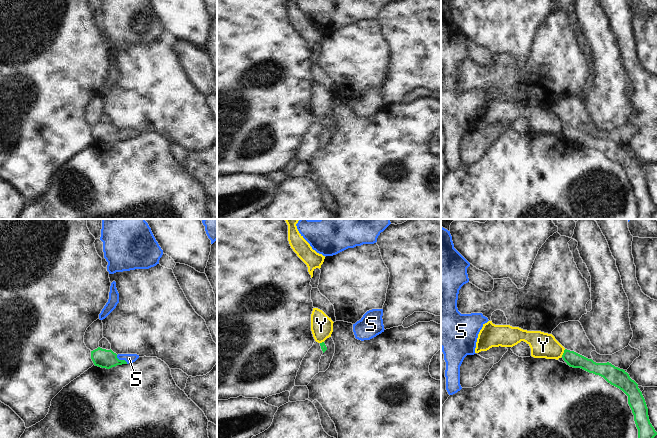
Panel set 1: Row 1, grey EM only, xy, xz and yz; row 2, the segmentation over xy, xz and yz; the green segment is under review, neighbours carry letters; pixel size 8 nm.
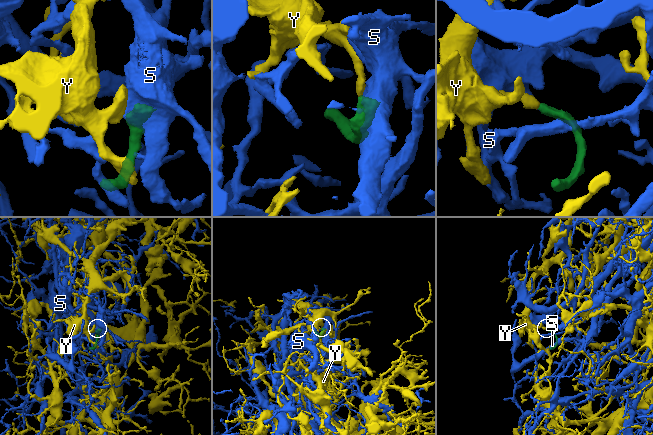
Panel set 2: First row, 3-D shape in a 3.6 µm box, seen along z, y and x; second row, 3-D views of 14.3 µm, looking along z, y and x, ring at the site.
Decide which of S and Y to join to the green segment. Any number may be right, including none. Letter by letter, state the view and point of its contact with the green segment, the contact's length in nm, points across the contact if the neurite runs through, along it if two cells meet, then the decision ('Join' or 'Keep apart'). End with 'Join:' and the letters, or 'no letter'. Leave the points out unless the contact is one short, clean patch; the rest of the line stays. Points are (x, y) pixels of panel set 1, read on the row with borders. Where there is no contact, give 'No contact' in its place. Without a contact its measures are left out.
S: Touches green at xy (121, 360). Shared border 120 nm. Path across: xy (103, 358), (121, 360), (129, 358). Join
Y: Touches green at yz (563, 353). Shared border 70 nm. Boundary: yz (565, 349), (561, 356). Keep apart
Join: S

